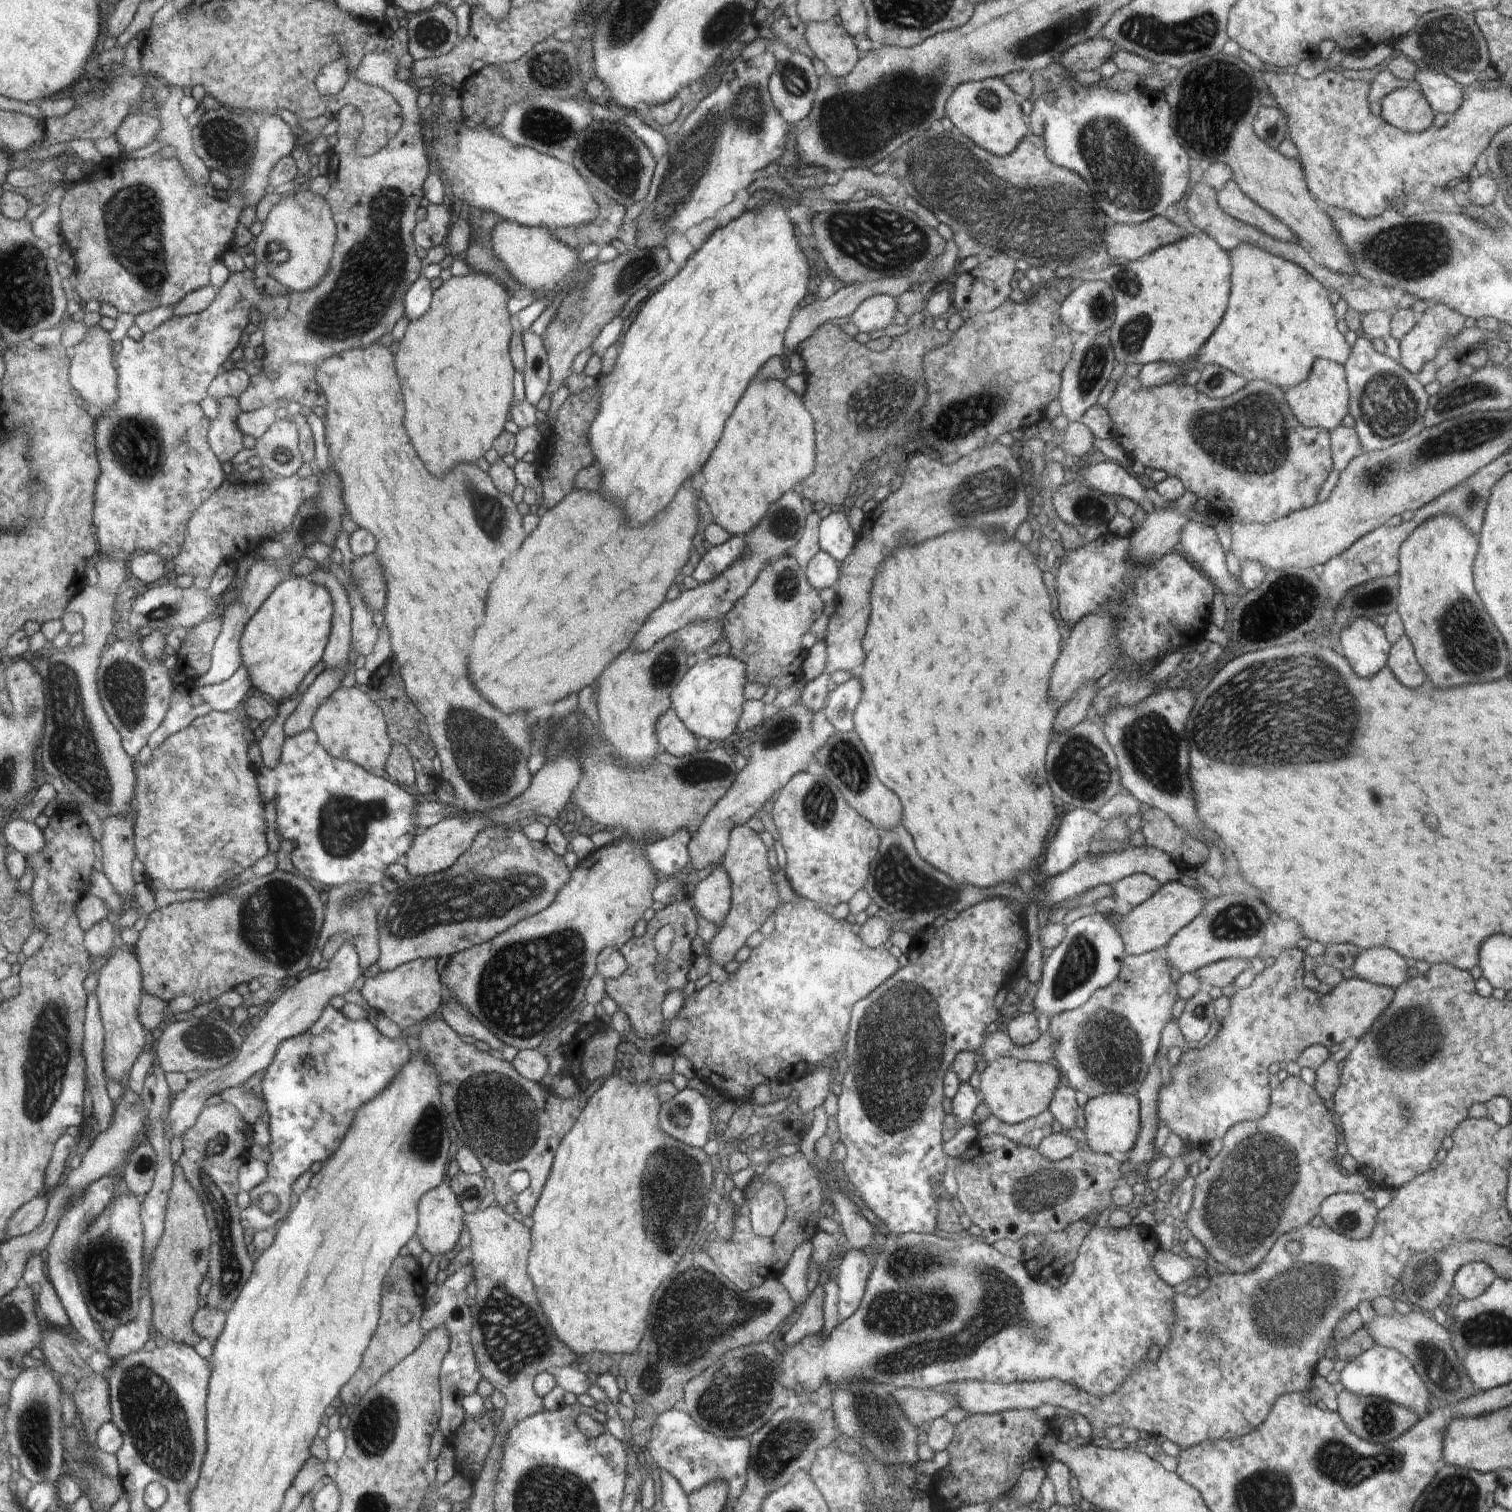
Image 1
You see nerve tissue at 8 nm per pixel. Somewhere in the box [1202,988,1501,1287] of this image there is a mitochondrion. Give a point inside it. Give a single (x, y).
(1412, 1036)

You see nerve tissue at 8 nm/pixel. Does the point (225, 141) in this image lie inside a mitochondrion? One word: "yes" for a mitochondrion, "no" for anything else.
yes

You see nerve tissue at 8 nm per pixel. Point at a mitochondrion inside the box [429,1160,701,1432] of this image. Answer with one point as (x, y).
(515, 1337)

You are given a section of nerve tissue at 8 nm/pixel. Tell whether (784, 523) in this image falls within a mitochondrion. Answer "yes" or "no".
yes

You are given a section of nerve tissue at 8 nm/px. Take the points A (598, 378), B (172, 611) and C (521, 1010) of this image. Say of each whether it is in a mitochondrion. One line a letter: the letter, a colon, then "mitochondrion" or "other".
A: other
B: mitochondrion
C: mitochondrion

